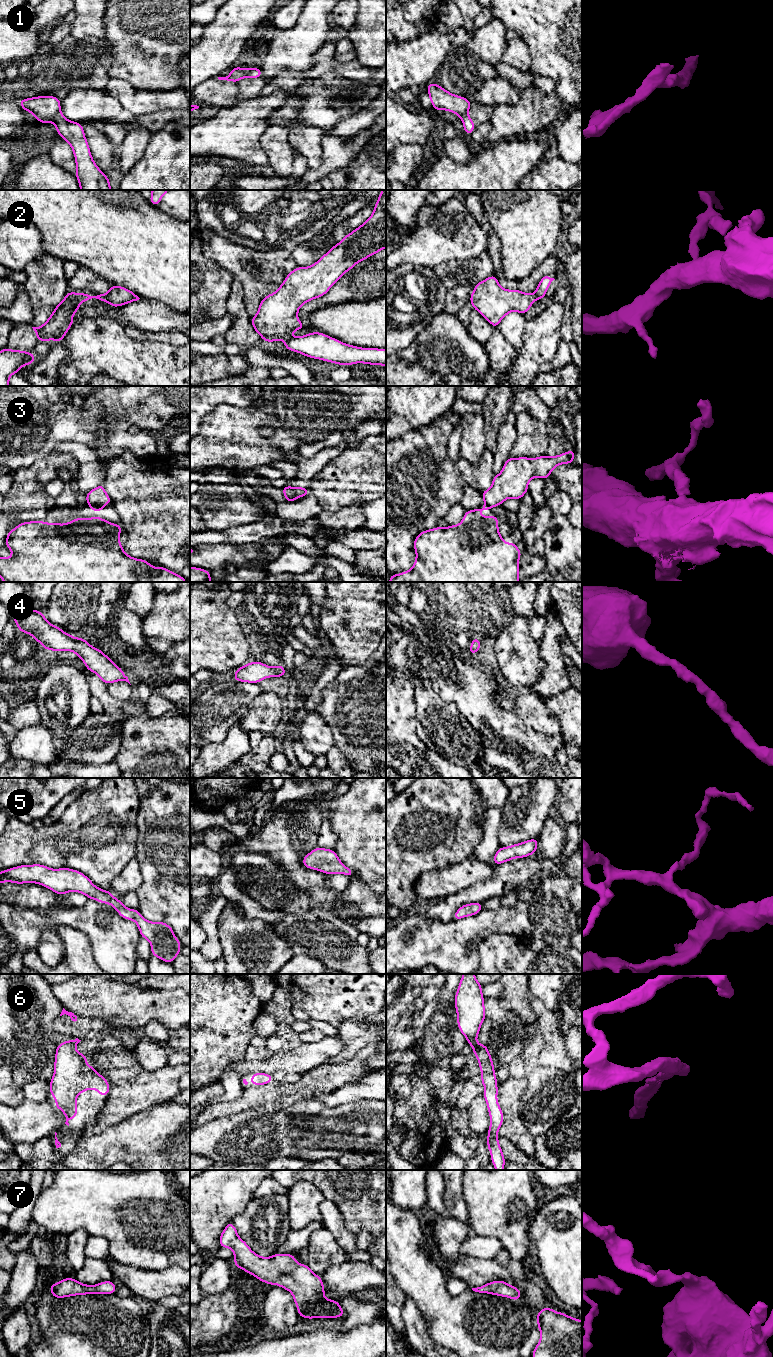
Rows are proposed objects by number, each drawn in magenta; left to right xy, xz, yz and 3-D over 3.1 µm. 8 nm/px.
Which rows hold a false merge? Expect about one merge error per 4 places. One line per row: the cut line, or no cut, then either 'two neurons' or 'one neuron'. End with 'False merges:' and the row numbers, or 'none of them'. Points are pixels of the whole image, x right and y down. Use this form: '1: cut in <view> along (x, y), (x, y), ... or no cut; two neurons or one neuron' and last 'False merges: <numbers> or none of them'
1: cut in xy along (60, 110), (50, 120); two neurons
2: cut in xy along (91, 296), (95, 298); two neurons
3: cut in xy along (90, 505), (102, 506); two neurons
4: no cut; one neuron
5: no cut; one neuron
6: no cut; one neuron
7: no cut; one neuron
False merges: 1, 2, 3

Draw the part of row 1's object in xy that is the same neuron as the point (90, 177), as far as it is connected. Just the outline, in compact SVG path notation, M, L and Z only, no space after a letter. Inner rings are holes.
M61 111L51 120L51 123L56 126L58 135L68 142L73 150L76 162L75 176L78 180L80 190L112 190L109 178L99 169L91 156L82 123L66 119Z

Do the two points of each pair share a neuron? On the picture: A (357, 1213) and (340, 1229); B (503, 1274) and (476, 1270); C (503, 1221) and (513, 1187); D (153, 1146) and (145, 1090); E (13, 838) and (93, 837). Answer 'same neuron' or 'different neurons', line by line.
A: different neurons
B: same neuron
C: same neuron
D: different neurons
E: same neuron

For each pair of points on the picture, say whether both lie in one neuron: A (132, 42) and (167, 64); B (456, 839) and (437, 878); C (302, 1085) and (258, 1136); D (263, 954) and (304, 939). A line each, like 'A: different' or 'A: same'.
A: same
B: different
C: different
D: different

